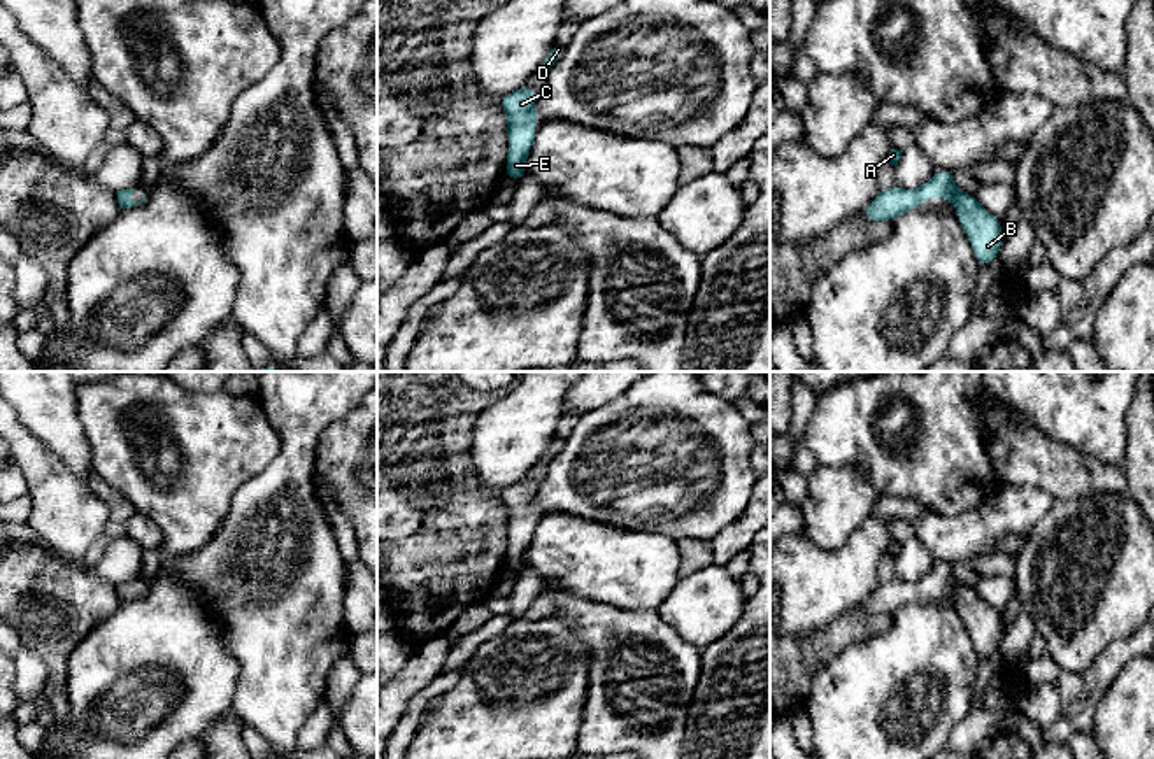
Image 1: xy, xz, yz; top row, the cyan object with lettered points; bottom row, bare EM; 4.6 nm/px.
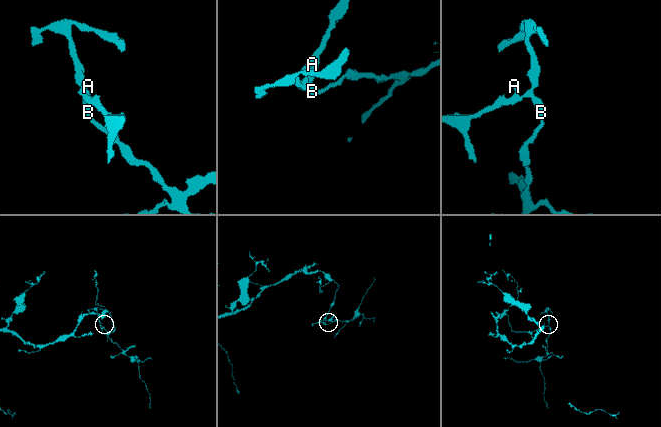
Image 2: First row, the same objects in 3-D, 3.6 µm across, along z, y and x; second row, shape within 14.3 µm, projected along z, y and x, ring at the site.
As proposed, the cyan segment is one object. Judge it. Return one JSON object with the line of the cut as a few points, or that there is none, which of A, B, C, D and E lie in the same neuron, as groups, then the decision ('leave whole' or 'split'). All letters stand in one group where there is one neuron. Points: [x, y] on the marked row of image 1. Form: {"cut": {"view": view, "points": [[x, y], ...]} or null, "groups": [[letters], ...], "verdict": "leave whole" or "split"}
{"cut": null, "groups": [["A", "B", "C", "D", "E"]], "verdict": "leave whole"}

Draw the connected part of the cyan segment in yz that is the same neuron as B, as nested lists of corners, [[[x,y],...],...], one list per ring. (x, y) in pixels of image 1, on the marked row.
[[[951,168],[937,170],[917,189],[894,186],[879,191],[875,200],[861,210],[861,216],[870,221],[894,221],[903,212],[921,209],[924,198],[951,200],[980,266],[991,265],[998,258],[1003,240],[1001,221],[987,212],[977,198],[958,189]]]

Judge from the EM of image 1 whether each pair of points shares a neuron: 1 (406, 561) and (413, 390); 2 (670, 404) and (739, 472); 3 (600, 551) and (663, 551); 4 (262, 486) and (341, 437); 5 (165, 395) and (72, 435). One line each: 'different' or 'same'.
1: same
2: same
3: same
4: different
5: different

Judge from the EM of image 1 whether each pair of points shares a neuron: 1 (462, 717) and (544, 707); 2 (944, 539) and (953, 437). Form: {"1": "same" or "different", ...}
{"1": "same", "2": "different"}

